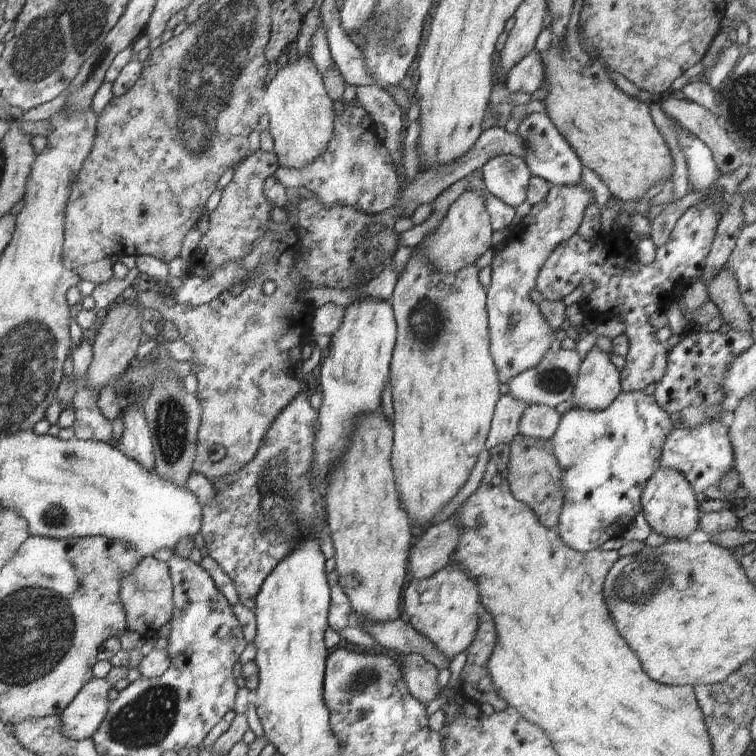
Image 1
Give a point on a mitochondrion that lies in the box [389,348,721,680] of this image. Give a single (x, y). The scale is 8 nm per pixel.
(647, 579)

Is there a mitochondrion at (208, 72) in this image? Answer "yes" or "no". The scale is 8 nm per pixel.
yes

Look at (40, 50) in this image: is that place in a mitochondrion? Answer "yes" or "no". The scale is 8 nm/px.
yes

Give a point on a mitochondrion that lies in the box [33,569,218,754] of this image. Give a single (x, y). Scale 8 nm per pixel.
(144, 723)

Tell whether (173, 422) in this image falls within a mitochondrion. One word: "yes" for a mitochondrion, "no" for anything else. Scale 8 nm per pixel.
yes

